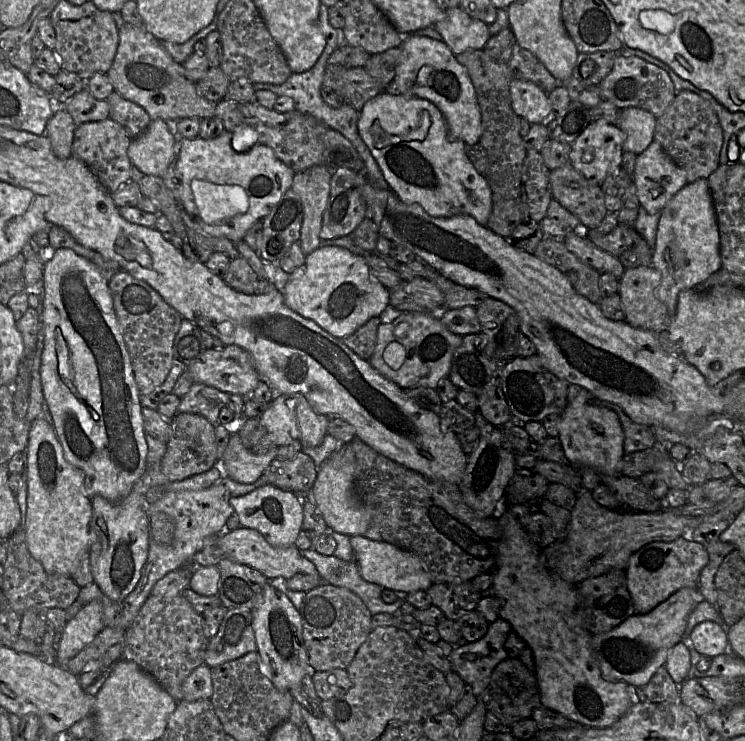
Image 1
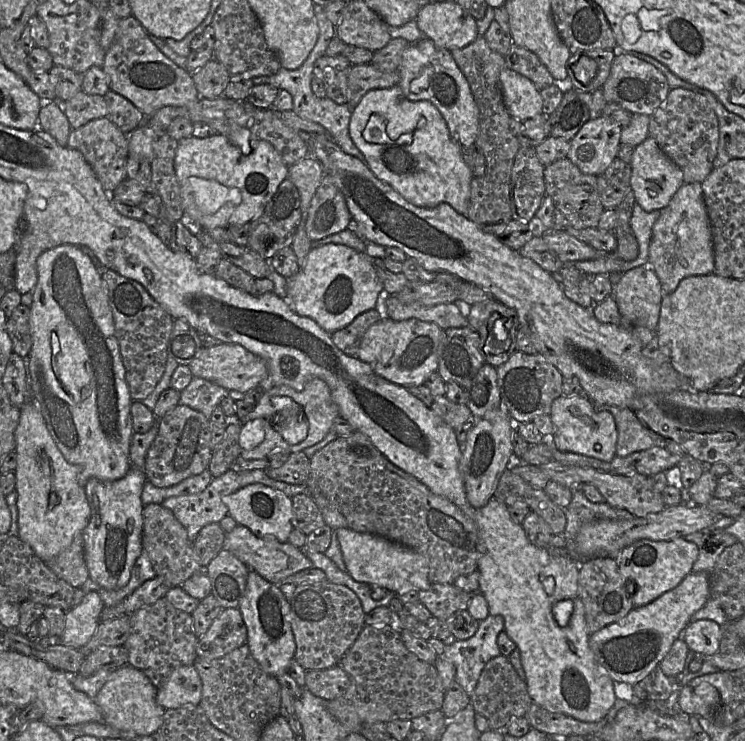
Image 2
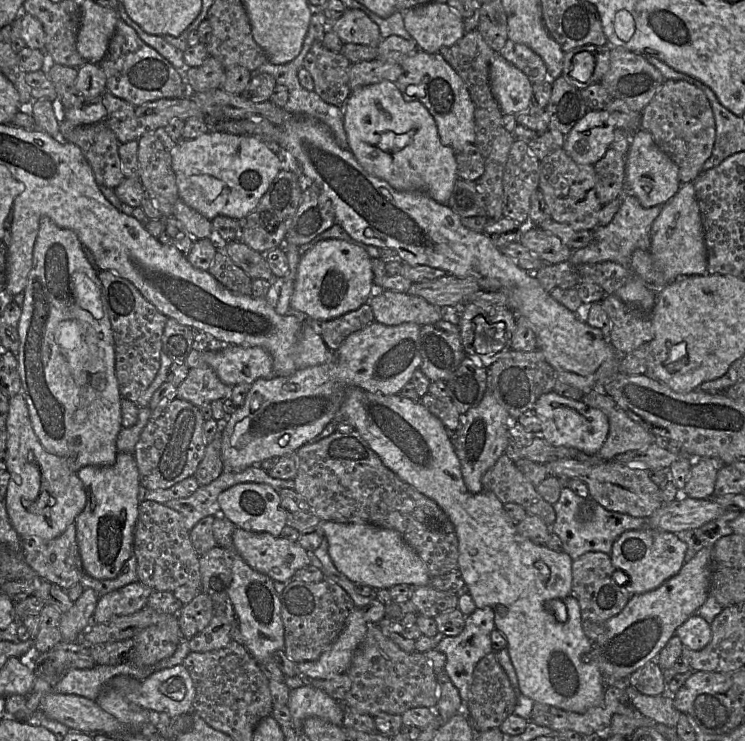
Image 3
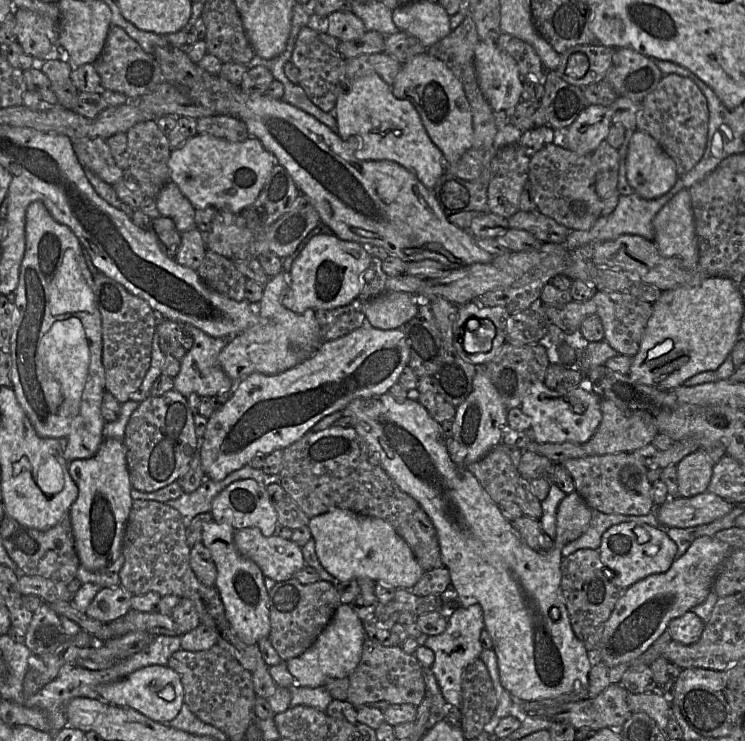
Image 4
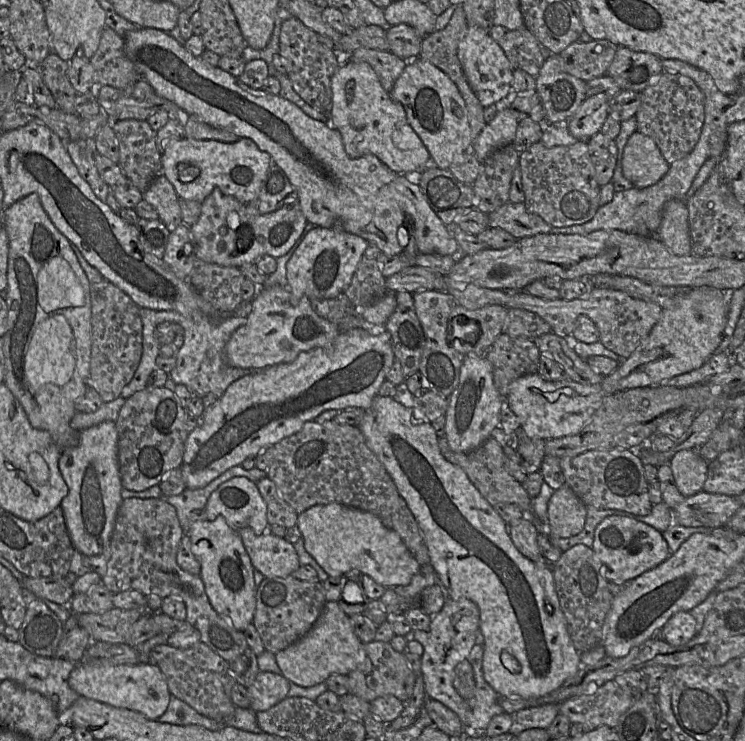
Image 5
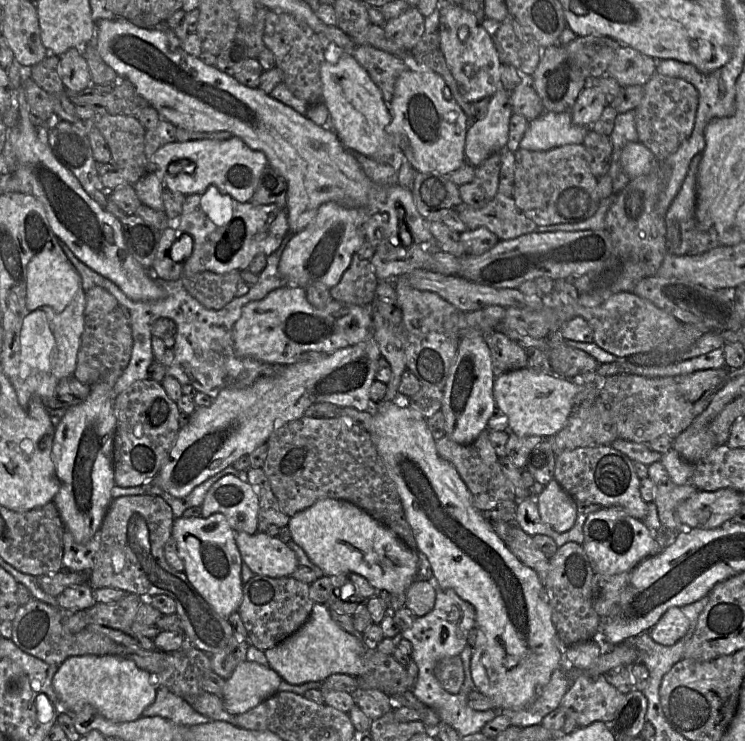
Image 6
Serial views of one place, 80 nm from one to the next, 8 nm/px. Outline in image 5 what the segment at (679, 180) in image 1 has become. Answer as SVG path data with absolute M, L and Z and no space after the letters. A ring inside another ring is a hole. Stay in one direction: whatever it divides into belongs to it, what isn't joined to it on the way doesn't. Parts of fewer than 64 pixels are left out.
M638 131L630 136L624 148L622 168L625 178L635 188L644 189L656 184L666 175L669 167L651 137Z

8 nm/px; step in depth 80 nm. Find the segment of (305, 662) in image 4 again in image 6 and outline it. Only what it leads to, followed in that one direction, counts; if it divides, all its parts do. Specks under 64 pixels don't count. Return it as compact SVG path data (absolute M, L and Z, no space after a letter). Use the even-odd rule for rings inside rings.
M315 603L310 617L294 634L264 651L269 667L291 684L323 682L332 674L348 674L358 677L366 672L366 647L358 639L345 631L330 614L325 603Z

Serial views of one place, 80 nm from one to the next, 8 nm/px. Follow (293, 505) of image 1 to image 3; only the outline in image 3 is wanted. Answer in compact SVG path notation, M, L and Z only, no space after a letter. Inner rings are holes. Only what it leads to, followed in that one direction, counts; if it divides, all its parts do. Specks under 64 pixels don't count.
M240 483L230 487L218 496L220 511L212 516L230 520L236 528L250 532L263 532L279 537L286 526L286 513L281 506L276 490L266 484Z

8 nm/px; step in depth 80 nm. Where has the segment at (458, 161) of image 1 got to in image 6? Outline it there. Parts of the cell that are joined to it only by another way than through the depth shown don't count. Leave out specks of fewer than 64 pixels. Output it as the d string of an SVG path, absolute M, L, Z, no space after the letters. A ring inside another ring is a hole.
M344 53L337 63L325 61L321 65L321 80L322 102L329 110L333 131L345 148L354 154L362 154L387 163L397 170L406 158L398 146L398 140L386 131L392 118L389 104L384 101L381 90L368 72L351 53Z

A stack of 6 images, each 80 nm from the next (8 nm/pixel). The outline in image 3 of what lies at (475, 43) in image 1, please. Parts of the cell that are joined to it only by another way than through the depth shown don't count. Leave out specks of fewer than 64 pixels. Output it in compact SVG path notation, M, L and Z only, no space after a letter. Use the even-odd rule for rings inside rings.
M428 2L410 8L403 13L404 25L419 49L439 53L442 47L452 46L466 33L463 18L447 3Z

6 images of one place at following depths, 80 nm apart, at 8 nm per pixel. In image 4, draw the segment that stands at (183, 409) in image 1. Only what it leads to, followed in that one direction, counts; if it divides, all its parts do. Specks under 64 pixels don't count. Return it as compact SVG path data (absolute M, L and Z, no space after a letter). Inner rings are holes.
M181 324L181 327L191 333L193 337L193 345L191 349L188 350L184 357L180 360L180 371L178 375L173 379L174 389L177 392L179 392L184 397L187 397L191 393L196 393L200 397L215 398L219 393L228 390L235 382L241 382L232 380L223 371L219 364L219 355L224 347L228 344L230 338L215 338L209 336L208 334L191 324Z

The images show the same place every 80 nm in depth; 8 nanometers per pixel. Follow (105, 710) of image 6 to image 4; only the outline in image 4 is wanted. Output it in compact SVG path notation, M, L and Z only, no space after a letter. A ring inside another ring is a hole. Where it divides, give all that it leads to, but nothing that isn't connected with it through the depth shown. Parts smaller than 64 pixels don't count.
M150 665L131 673L124 679L99 687L103 701L132 708L156 722L170 722L184 704L184 690L179 675L168 666Z

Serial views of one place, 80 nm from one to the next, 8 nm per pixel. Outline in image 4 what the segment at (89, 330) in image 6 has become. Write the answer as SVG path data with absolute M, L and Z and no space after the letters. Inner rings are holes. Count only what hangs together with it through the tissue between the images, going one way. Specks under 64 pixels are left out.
M96 273L95 297L102 321L102 363L105 370L105 391L121 404L137 392L150 367L153 337L157 331L159 315L150 305L131 294L114 279Z

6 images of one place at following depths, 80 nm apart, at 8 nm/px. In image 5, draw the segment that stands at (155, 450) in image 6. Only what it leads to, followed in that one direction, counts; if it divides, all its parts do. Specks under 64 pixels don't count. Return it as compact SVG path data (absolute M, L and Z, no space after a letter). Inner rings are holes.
M149 387L128 397L116 420L118 463L123 488L143 491L158 485L169 471L180 468L187 429L186 405L167 387Z

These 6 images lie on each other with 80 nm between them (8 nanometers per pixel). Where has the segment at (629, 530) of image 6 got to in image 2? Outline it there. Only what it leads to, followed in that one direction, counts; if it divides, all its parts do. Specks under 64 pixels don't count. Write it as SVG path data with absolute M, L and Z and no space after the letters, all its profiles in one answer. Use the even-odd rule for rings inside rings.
M684 537L668 541L641 539L623 548L614 559L624 583L630 589L633 607L641 607L678 586L692 572L699 549Z

